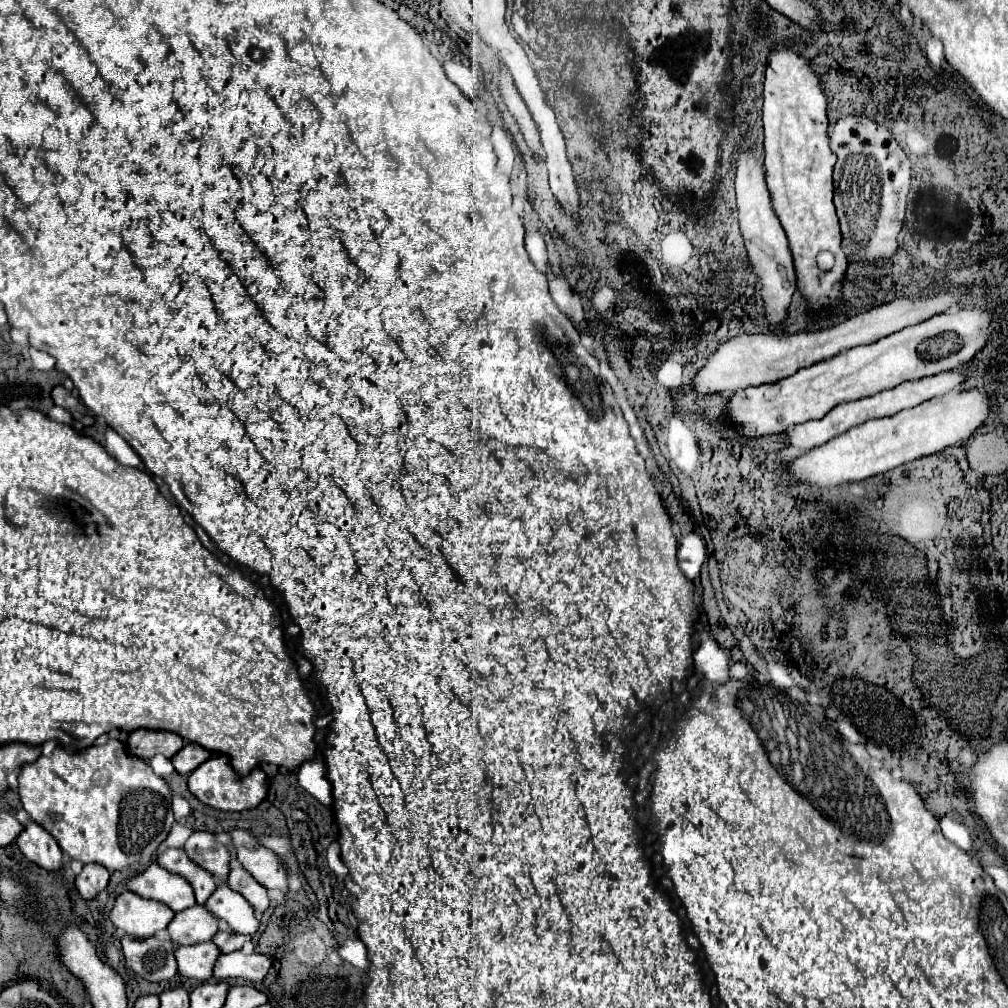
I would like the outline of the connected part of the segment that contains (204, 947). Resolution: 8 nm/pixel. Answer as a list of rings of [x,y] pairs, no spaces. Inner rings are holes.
[[[201,942],[191,946],[179,946],[175,950],[177,972],[185,978],[195,978],[199,982],[207,982],[211,978],[213,962],[219,958],[219,950],[215,950],[213,942]]]

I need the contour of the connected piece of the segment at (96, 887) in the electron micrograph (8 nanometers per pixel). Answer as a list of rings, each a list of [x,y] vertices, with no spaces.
[[[85,864],[75,880],[79,894],[87,900],[95,898],[97,892],[101,892],[107,886],[107,882],[109,882],[109,872],[99,864]]]

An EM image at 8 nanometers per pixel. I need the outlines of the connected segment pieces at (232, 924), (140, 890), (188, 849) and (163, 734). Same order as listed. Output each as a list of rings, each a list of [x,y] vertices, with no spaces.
[[[221,884],[203,906],[219,920],[225,920],[233,932],[255,934],[255,930],[259,928],[251,906],[247,906],[247,900],[225,884]]]
[[[155,862],[145,872],[133,876],[125,888],[139,894],[141,898],[163,902],[173,912],[181,912],[197,904],[191,884],[187,884],[185,878],[179,878],[161,866],[155,866]]]
[[[193,832],[183,844],[185,854],[207,872],[211,872],[217,880],[227,878],[229,870],[229,852],[223,844],[215,842],[215,836],[209,832]]]
[[[133,730],[129,734],[129,754],[149,760],[155,754],[163,754],[171,758],[175,752],[183,748],[183,738],[175,732],[167,730]]]

